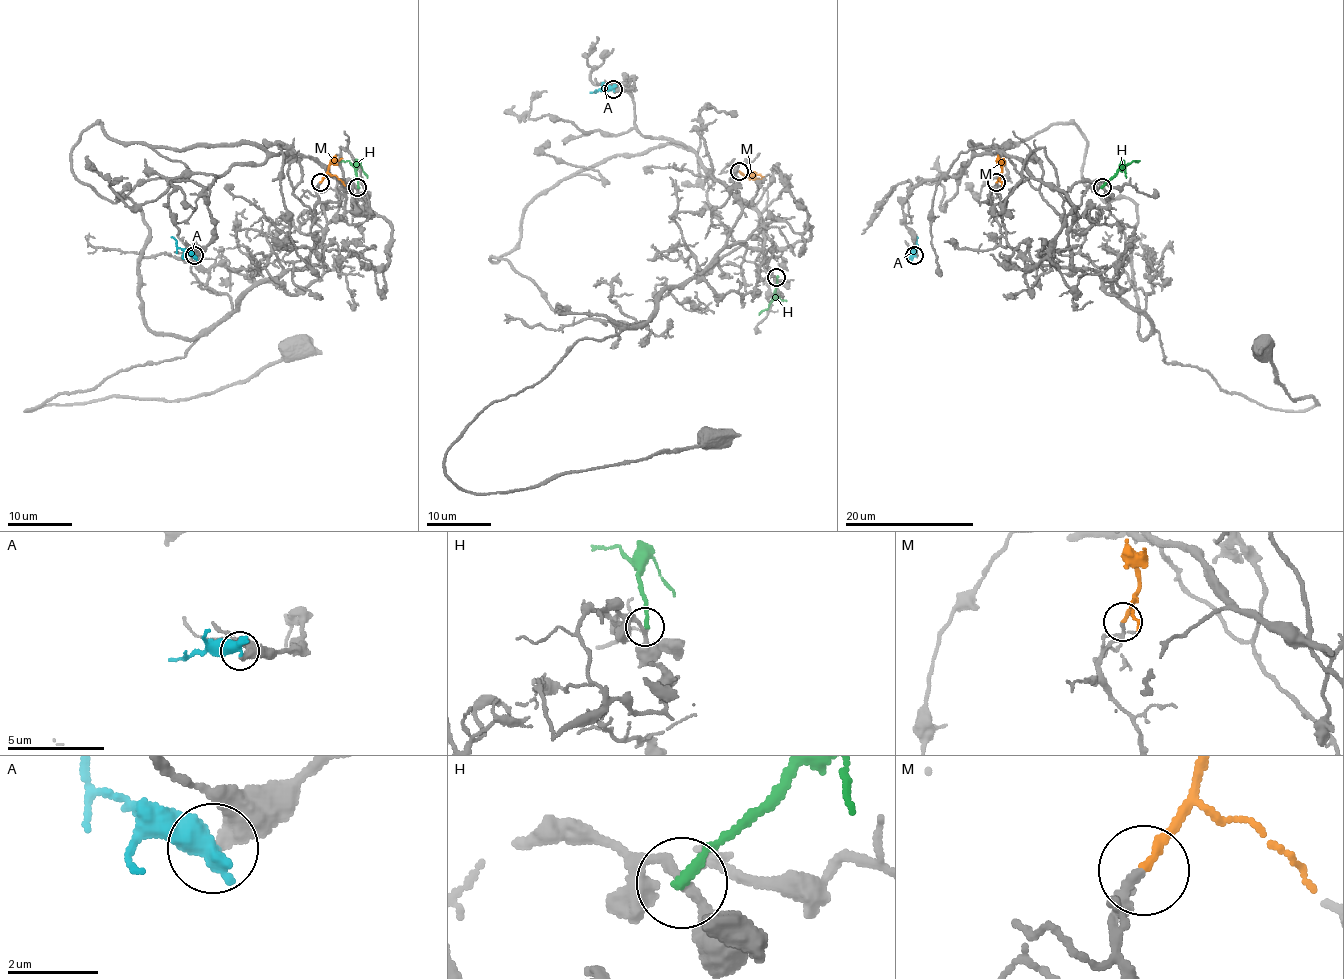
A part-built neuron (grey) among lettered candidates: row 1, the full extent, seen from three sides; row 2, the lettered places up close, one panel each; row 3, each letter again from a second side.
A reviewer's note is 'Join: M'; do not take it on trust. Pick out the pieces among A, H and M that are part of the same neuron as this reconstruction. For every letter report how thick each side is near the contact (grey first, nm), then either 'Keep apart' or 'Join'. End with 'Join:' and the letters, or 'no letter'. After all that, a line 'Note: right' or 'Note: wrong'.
A: Thickness 420 nm (grey) against 600 nm. Keep apart
H: Thickness 220 nm (grey) against 220 nm. Keep apart
M: Thickness 150 nm (grey) against 170 nm. Join
Join: M
Note: right

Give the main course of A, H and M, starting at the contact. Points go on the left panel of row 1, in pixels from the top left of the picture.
A: (195, 256), (178, 248), (170, 237)
H: (357, 187), (355, 169), (349, 161), (339, 161)
M: (320, 182), (328, 167), (343, 158)

